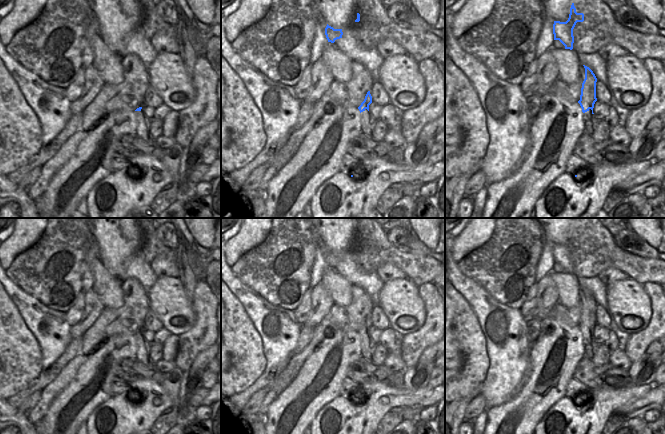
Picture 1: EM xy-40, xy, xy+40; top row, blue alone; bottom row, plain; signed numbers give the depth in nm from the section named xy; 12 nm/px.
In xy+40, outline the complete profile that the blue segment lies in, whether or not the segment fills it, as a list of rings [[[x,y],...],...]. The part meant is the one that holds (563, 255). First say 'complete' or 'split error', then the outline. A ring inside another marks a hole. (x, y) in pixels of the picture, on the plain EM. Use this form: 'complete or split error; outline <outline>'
complete; outline [[[572,227],[568,244],[566,246],[554,245],[554,264],[559,264],[565,270],[565,273],[572,274],[574,267],[573,253],[577,246],[583,245],[584,238],[577,237],[574,227]]]

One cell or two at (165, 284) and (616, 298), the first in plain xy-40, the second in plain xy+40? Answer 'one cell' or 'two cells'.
one cell

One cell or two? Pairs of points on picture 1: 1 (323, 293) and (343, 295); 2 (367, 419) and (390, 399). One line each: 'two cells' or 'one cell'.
1: two cells
2: one cell

